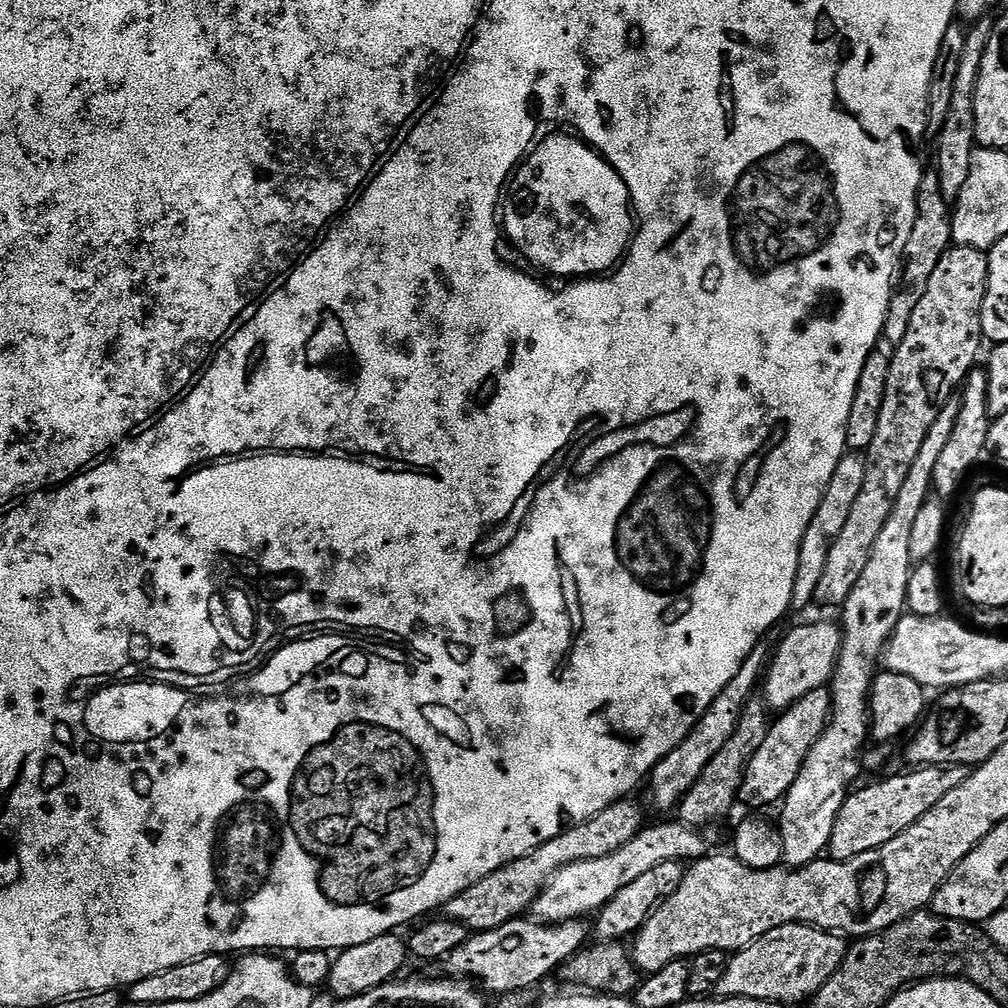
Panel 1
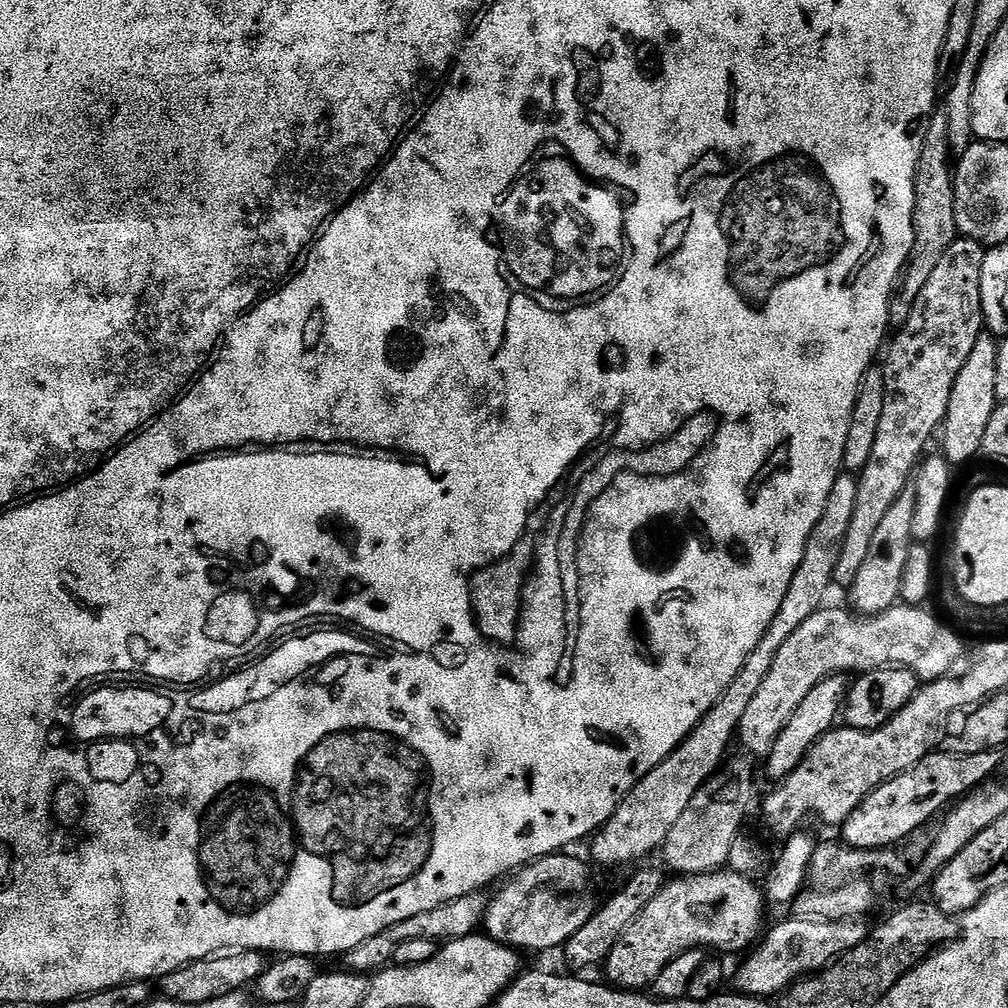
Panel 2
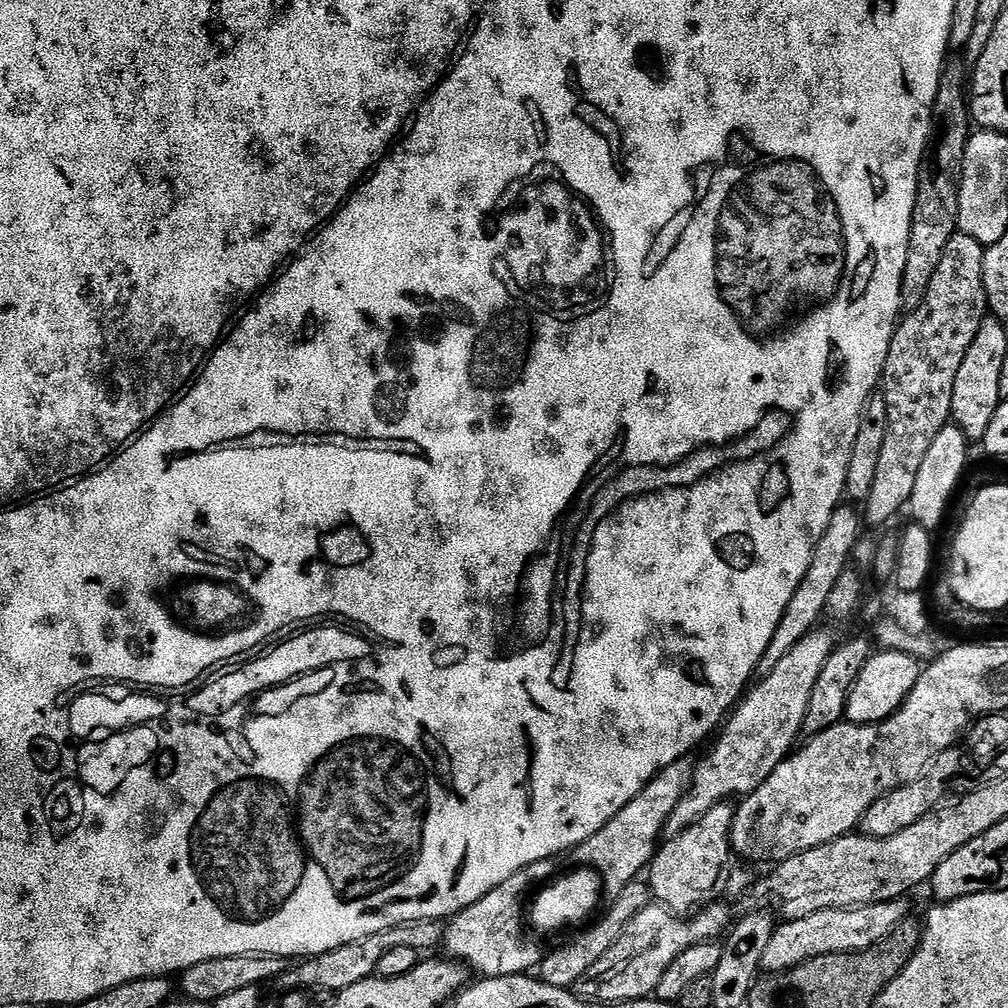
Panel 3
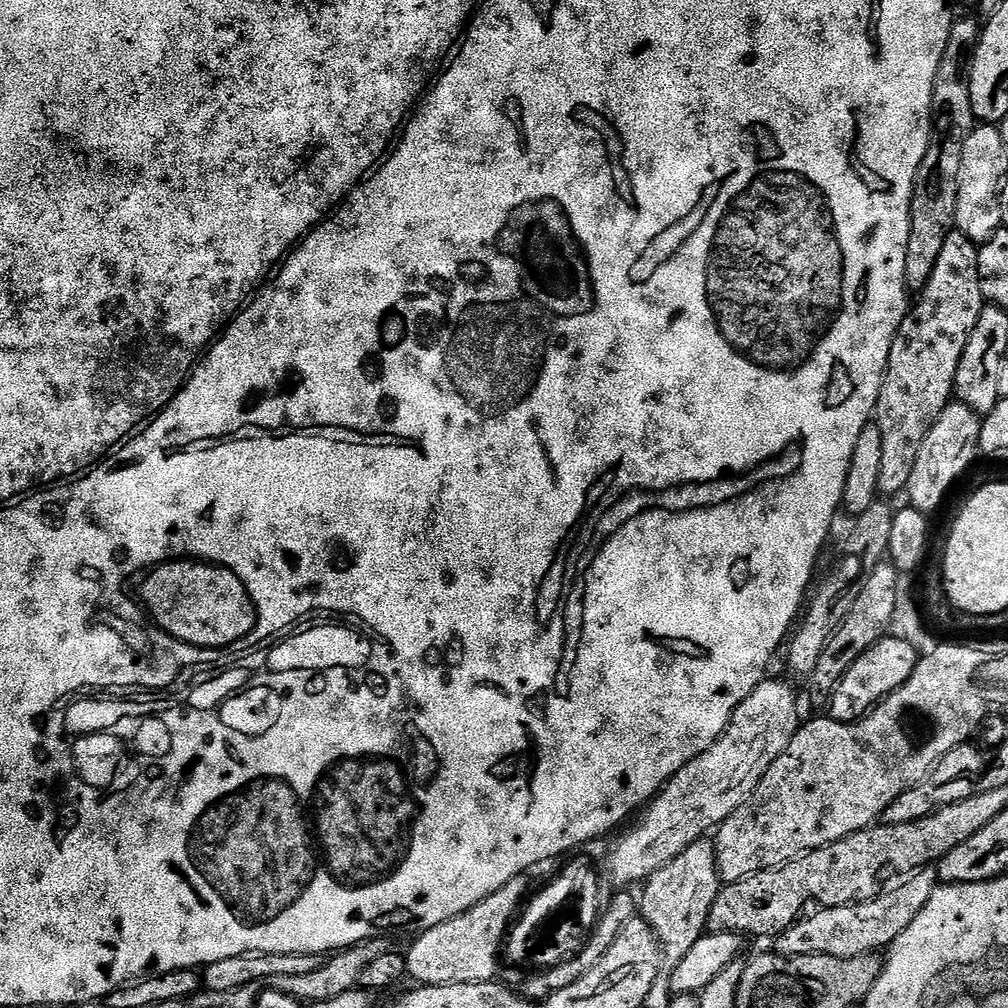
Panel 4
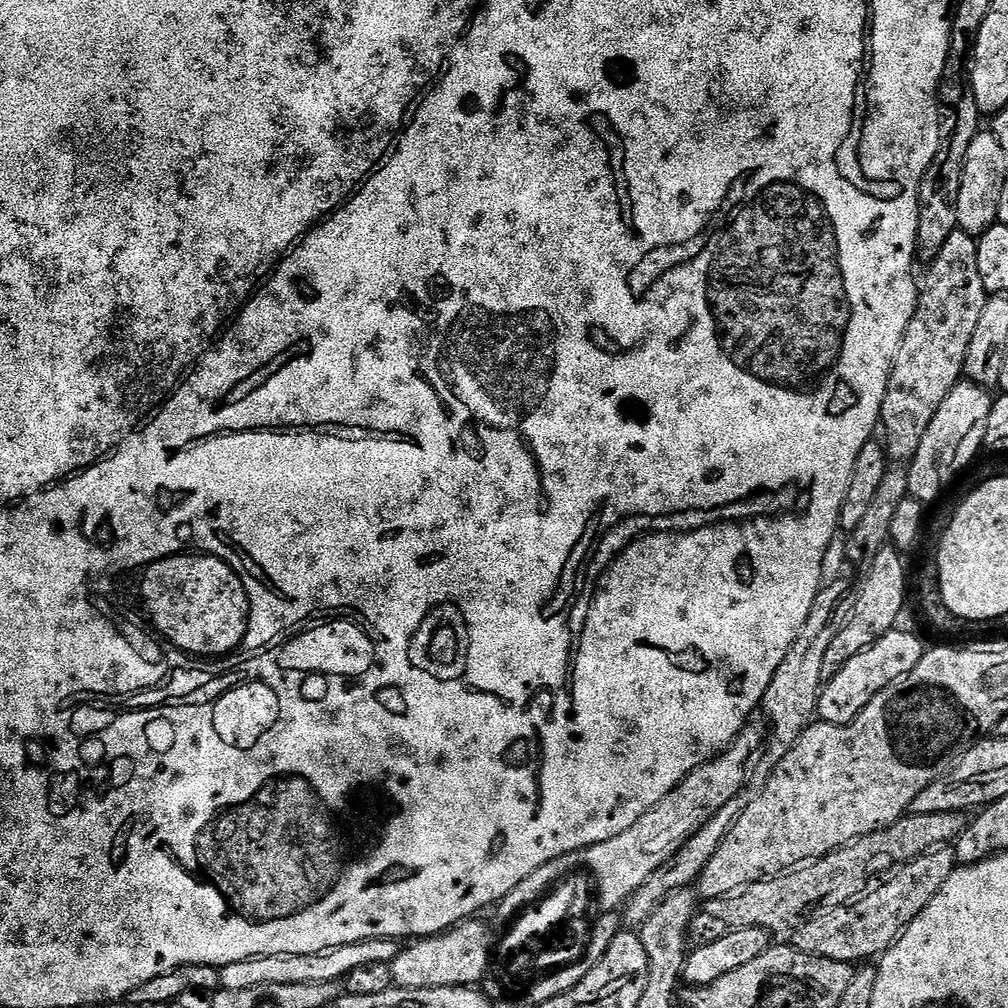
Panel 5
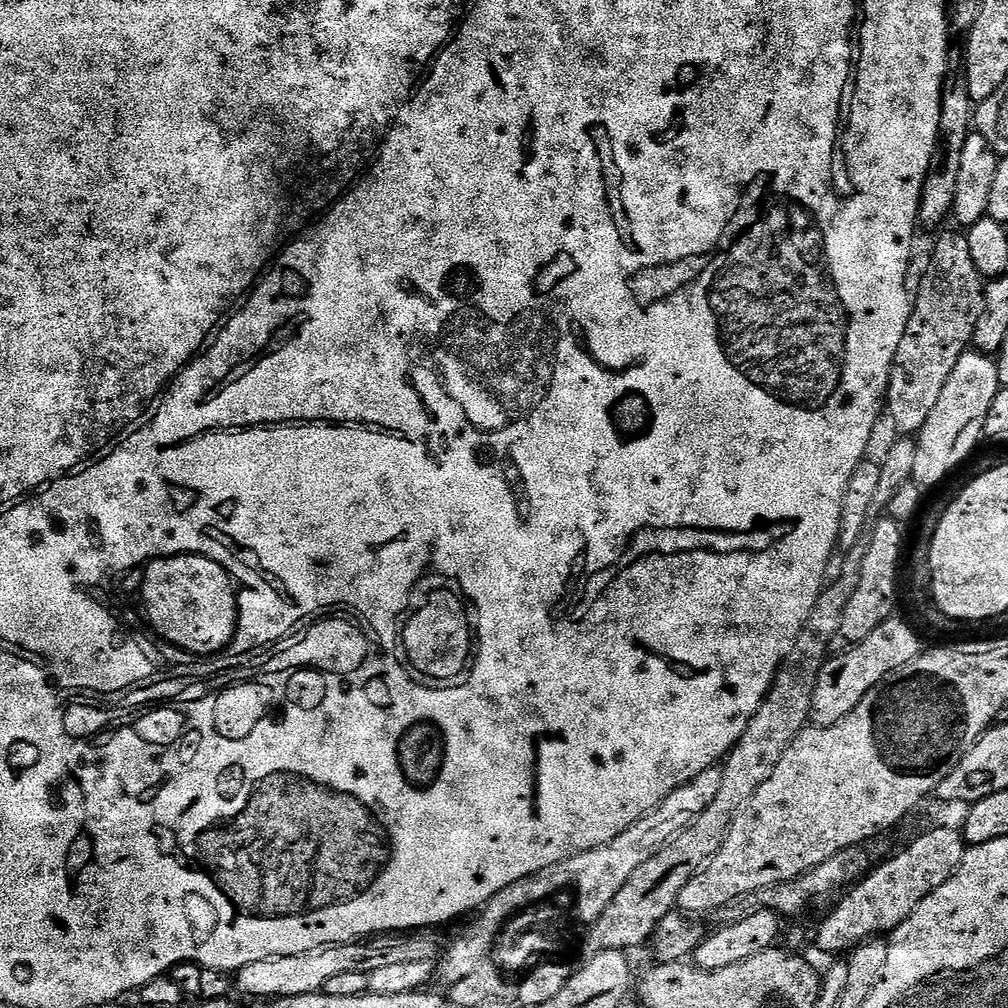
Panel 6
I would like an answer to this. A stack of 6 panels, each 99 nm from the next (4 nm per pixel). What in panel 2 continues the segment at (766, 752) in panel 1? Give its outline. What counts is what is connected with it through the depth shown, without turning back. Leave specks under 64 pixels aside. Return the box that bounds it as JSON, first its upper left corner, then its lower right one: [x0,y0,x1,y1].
[766,674,849,782]

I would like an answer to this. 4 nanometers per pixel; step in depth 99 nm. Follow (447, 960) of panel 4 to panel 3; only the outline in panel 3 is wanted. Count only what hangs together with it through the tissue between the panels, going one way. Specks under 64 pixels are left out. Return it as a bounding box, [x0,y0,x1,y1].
[442,860,553,977]

